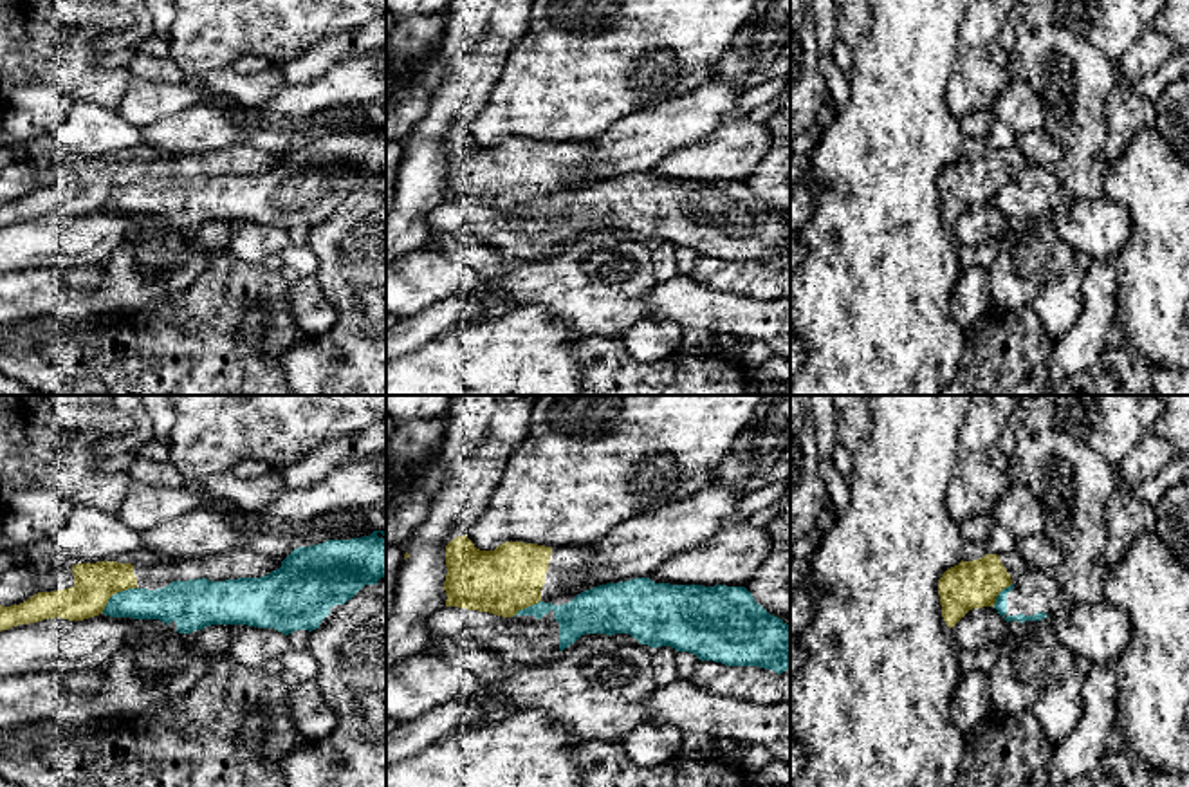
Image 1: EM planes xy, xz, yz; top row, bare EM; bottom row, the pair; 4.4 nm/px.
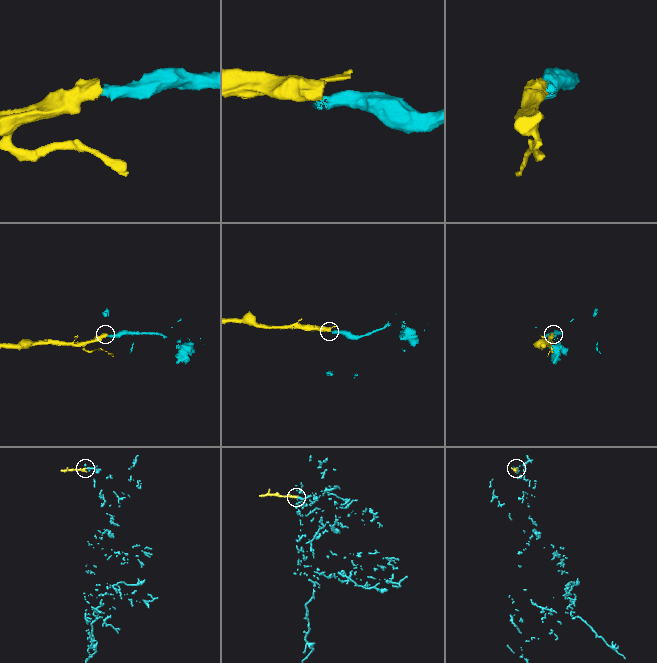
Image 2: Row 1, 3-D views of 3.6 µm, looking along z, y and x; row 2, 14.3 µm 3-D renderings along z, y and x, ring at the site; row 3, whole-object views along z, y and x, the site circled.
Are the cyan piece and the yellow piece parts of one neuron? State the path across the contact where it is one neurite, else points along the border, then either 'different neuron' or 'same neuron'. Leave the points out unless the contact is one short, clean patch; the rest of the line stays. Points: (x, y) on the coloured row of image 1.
along xy (136, 587), (118, 591), (101, 612) | different neuron

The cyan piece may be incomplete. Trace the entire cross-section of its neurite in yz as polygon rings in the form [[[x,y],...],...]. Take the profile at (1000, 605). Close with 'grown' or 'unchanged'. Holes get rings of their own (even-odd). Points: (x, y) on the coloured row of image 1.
[[[1025,569],[1016,583],[998,594],[994,608],[1007,623],[1025,623],[1052,617],[1063,603],[1065,599],[1052,574]]]; grown

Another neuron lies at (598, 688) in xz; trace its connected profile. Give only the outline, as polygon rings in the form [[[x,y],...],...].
[[[585,634],[556,661],[507,666],[489,679],[496,695],[514,709],[538,709],[583,740],[621,742],[635,727],[650,724],[646,702],[659,688],[651,673],[651,650],[641,643],[619,644],[606,634]]]

